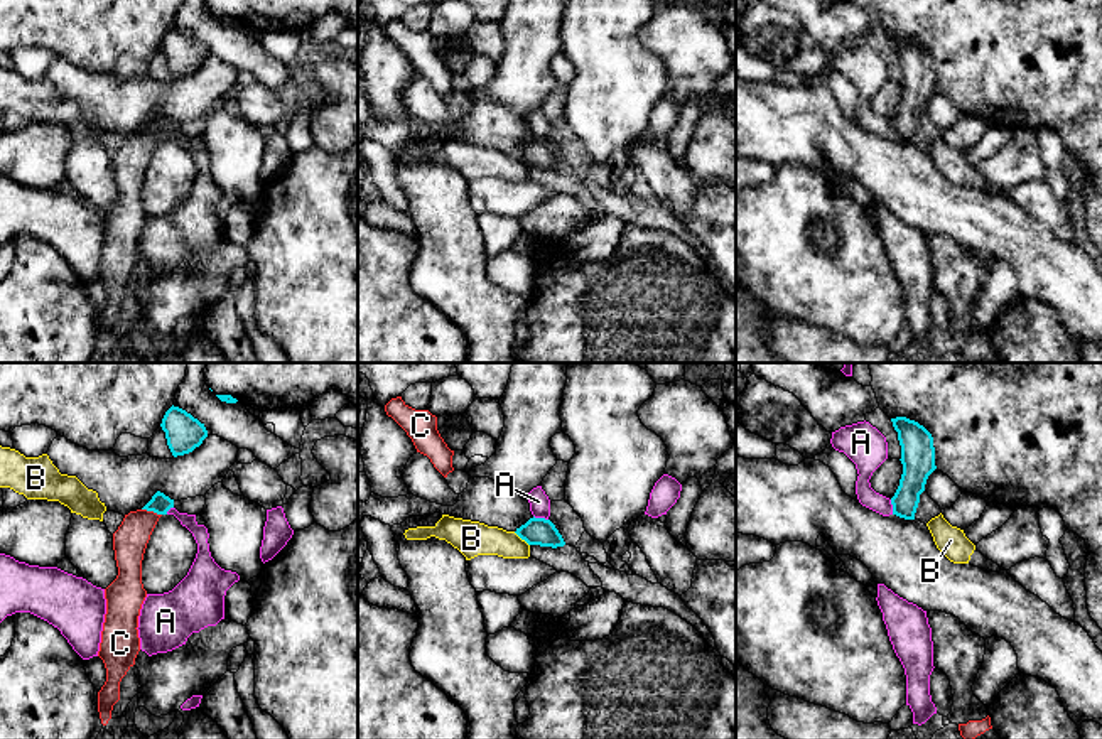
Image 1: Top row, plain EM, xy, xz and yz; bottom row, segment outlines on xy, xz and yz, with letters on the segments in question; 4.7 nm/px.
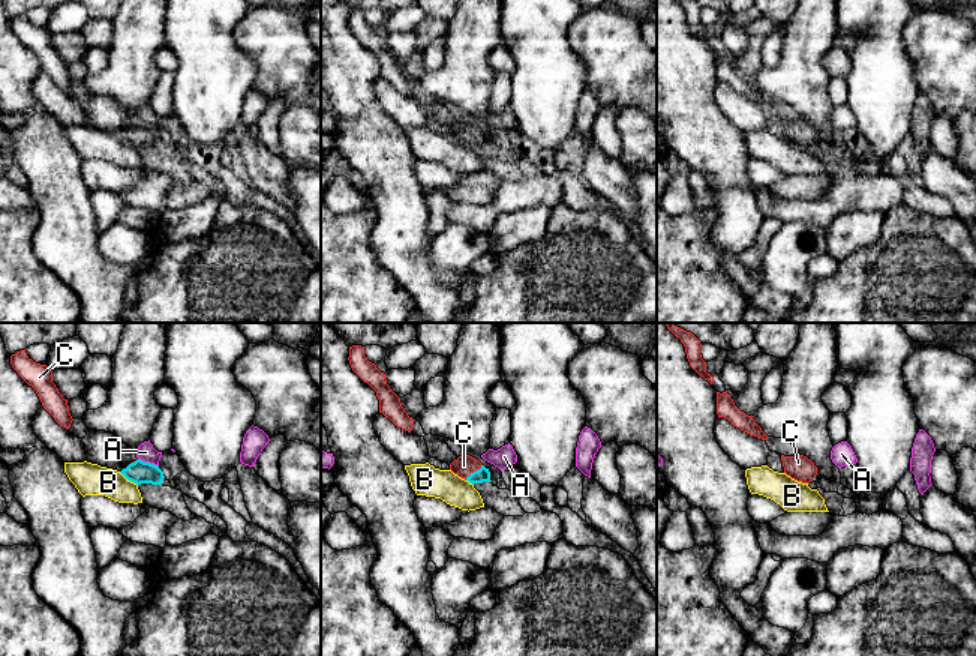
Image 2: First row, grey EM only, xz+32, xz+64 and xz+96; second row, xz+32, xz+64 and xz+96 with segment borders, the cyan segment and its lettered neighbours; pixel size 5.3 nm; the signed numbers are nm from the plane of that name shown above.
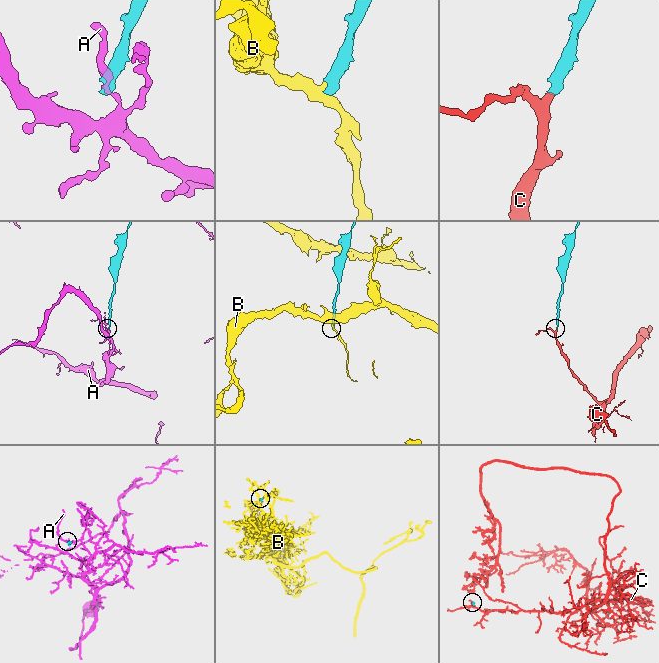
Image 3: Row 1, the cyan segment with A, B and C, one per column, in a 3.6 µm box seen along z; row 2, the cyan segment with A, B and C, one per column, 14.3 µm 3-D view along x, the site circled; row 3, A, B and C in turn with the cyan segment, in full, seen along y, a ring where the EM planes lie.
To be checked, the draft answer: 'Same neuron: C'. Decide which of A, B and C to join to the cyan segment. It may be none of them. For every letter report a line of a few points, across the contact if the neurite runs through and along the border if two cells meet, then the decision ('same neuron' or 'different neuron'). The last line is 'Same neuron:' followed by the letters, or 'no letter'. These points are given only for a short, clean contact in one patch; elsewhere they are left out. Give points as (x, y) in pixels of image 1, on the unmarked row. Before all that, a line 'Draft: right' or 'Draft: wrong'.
Draft: right
A: xz (534, 137), (547, 142) | different neuron
B: xz (513, 154), (529, 167) | different neuron
C: xy (159, 125), (152, 132), (135, 151), (130, 162) | same neuron
Same neuron: C

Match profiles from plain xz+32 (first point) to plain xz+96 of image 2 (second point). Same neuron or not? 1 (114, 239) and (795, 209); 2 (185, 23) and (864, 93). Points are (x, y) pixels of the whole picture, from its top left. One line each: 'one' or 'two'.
1: two
2: one

